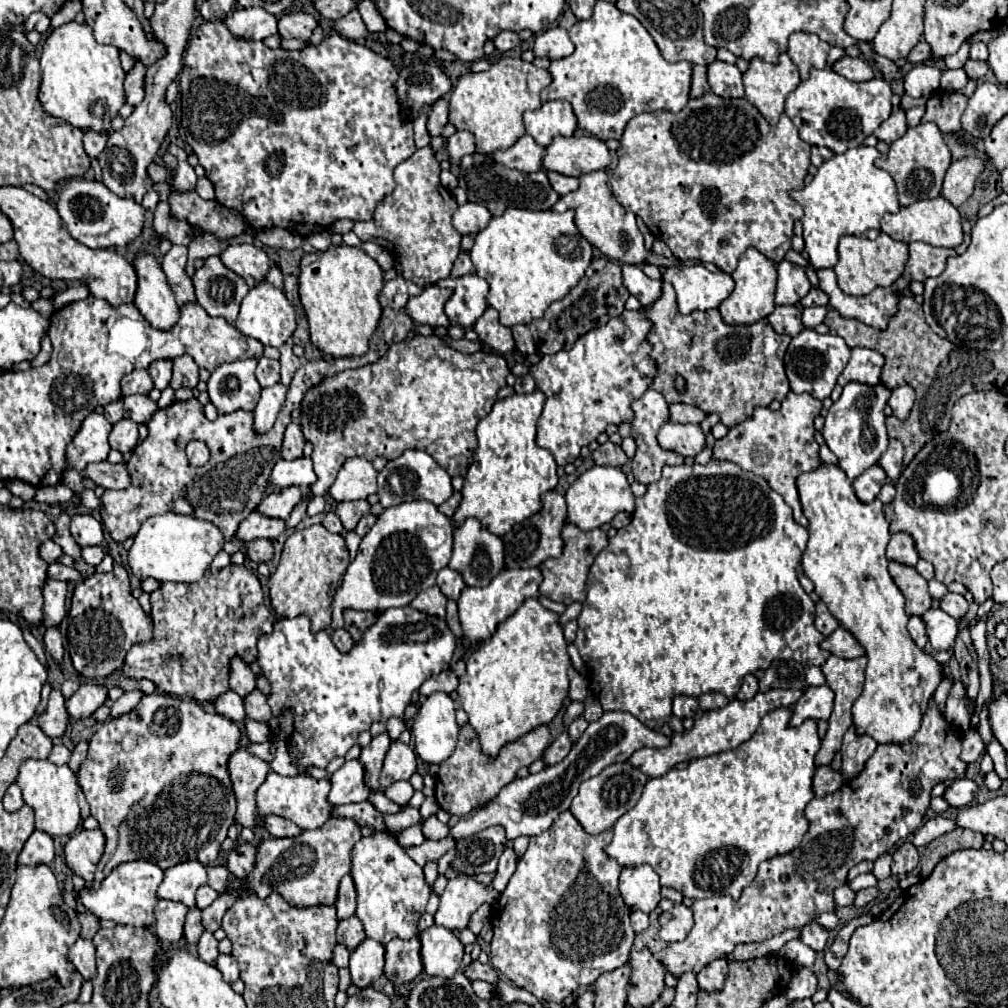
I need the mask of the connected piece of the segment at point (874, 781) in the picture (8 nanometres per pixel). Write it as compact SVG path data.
M931 698L921 728L911 742L903 746L889 742L879 744L865 768L853 780L845 782L833 794L813 798L805 816L809 830L805 834L805 850L799 848L793 856L779 856L763 862L755 882L745 888L745 894L735 902L731 896L707 898L693 902L695 926L683 942L669 944L663 950L661 962L675 976L683 972L699 972L711 960L729 954L739 944L763 942L785 928L797 928L811 922L817 912L833 912L833 890L845 884L849 868L863 860L877 860L897 842L897 826L903 820L909 830L917 830L931 802L931 790L939 782L965 778L967 764L961 760L961 740L957 728L951 726Z

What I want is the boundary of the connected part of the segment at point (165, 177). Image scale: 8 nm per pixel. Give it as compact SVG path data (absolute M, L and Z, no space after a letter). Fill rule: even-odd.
M155 162L149 166L149 176L151 176L153 182L169 182L169 178L171 178L171 174L167 172L167 168L159 166Z

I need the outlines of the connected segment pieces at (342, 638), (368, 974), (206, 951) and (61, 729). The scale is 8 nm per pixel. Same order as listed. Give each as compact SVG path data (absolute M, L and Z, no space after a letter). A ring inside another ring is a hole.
M341 628L341 630L335 630L335 632L331 634L331 640L333 640L333 644L337 646L337 650L339 650L341 654L347 654L347 652L353 648L353 640L351 640L349 632L345 632L343 628Z
M365 938L349 960L349 970L353 984L359 988L369 986L373 980L377 980L383 974L385 964L385 948L381 942L375 942L373 938Z
M211 932L201 934L201 940L199 940L197 948L199 948L199 958L201 960L205 960L209 964L215 964L219 952L217 952L217 940L215 940L215 936Z
M51 690L49 694L49 704L45 712L37 718L39 728L49 736L49 738L61 738L67 730L69 724L69 714L65 710L65 698L59 690Z

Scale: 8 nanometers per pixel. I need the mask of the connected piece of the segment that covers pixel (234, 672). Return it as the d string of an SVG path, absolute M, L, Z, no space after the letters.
M233 658L233 662L231 662L231 680L229 680L229 684L231 684L231 690L237 692L237 694L243 696L243 698L257 688L257 684L255 684L255 674L253 674L251 668L249 668L245 662L241 662L239 658Z

